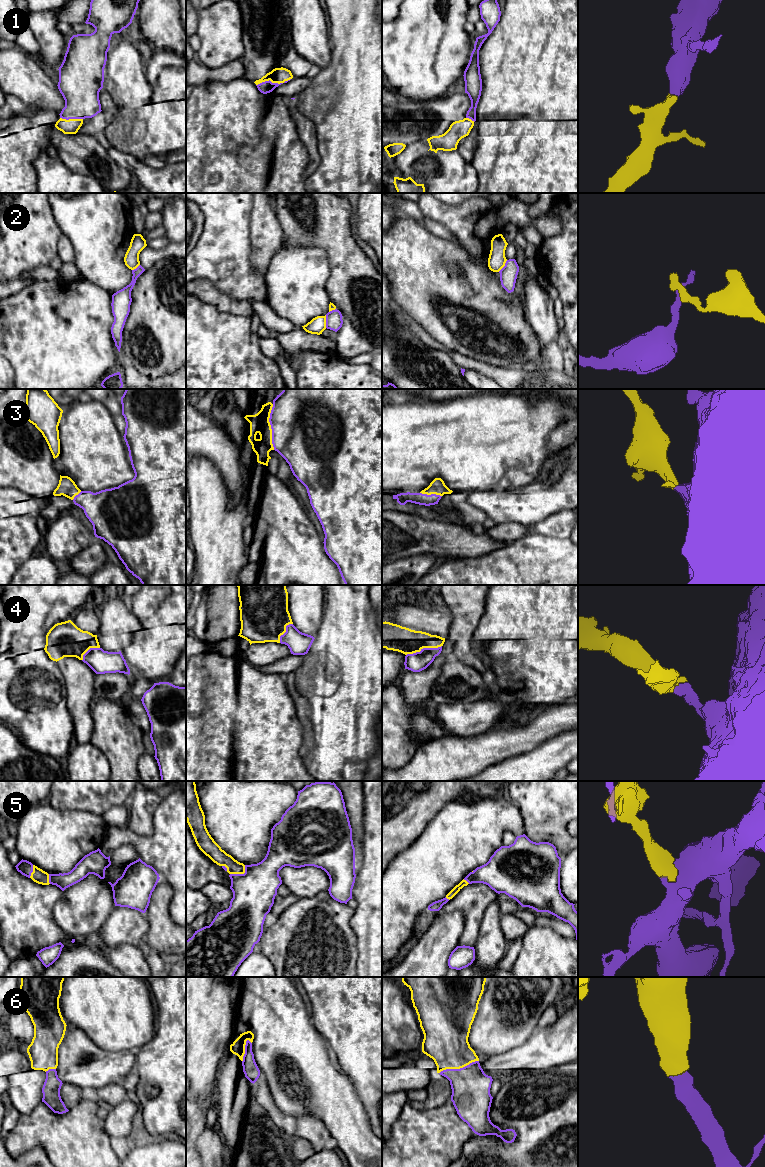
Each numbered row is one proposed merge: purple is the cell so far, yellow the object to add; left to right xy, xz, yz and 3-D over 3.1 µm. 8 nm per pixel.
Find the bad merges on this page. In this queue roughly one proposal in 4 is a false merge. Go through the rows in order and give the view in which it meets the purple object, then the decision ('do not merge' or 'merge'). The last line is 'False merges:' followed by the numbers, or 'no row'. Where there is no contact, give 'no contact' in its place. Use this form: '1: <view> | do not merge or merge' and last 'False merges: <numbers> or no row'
1: xz | merge
2: xz | do not merge
3: xz | merge
4: yz | merge
5: xz | merge
6: yz | merge
False merges: 2

